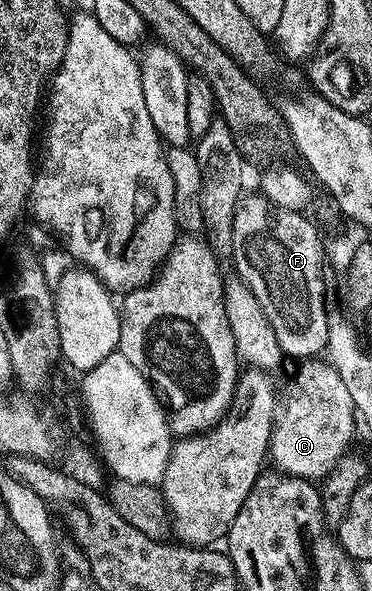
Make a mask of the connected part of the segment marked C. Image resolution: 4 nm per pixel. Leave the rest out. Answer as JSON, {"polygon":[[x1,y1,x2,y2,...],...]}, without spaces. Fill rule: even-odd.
{"polygon":[[306,359,301,362,302,365,298,369,298,374,294,377,295,389,291,391,290,398,285,398,284,404,281,406,280,412,274,418,274,430,270,436,270,448,268,450,269,460,274,460,273,468,277,472,286,474,287,477,303,477,306,481,313,483,321,482,323,477,327,477,332,471,332,467,336,467,338,460,348,452,351,448,350,440,354,437,354,421,356,425,356,414,354,404,352,403,352,395,348,395,348,387,344,387,344,379,340,379,340,375,336,375,336,371,330,366,329,361,325,359]]}

